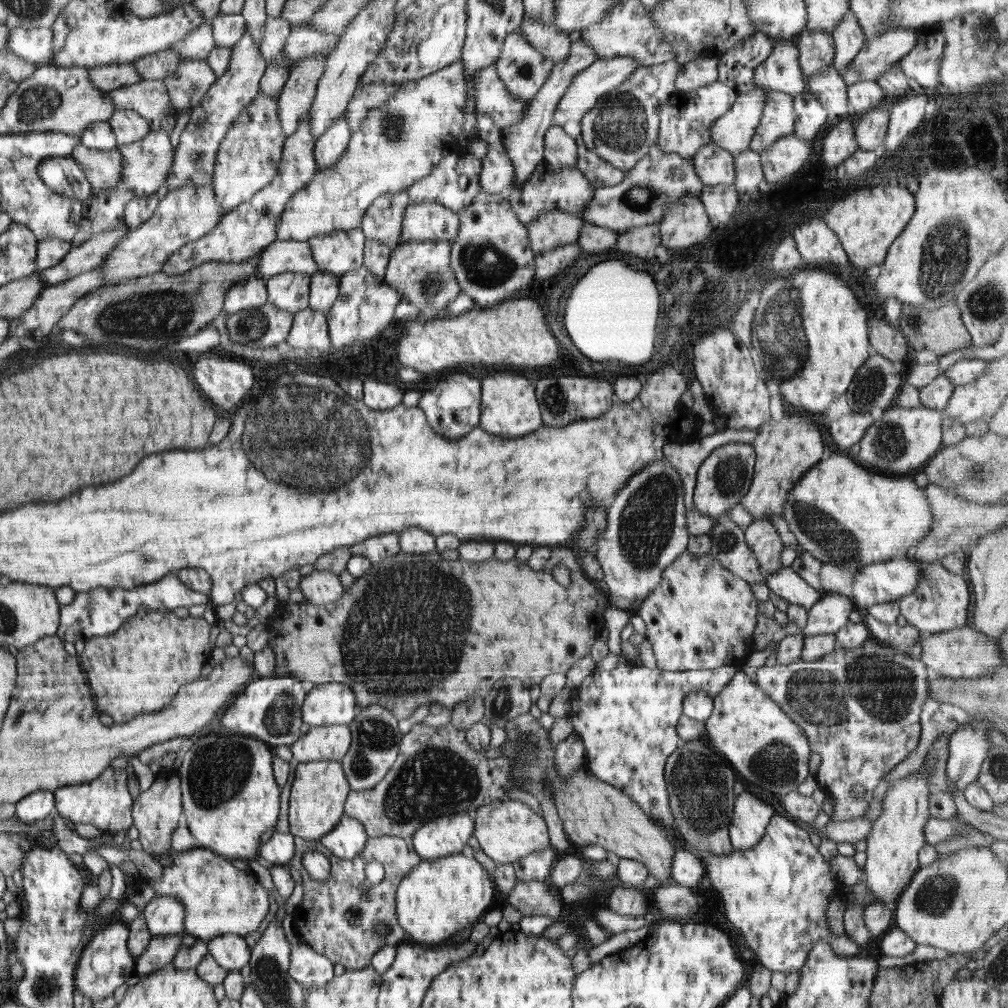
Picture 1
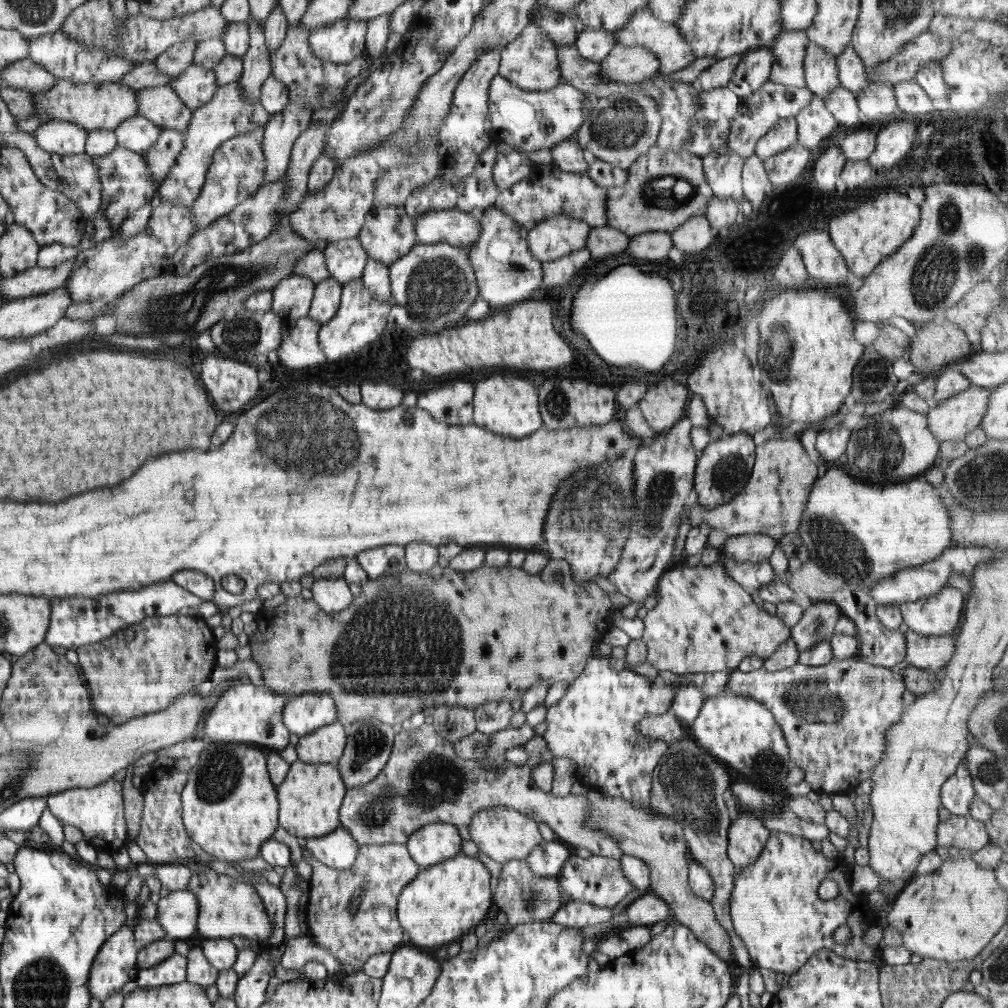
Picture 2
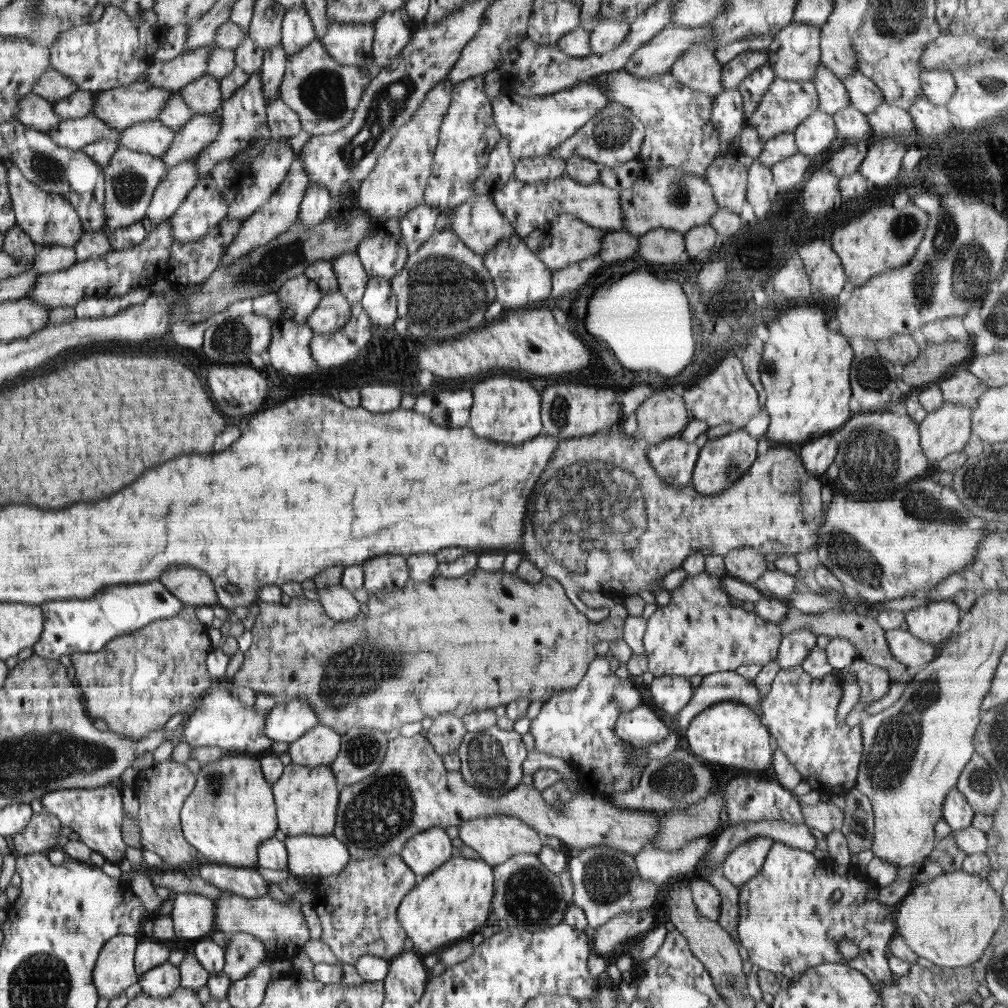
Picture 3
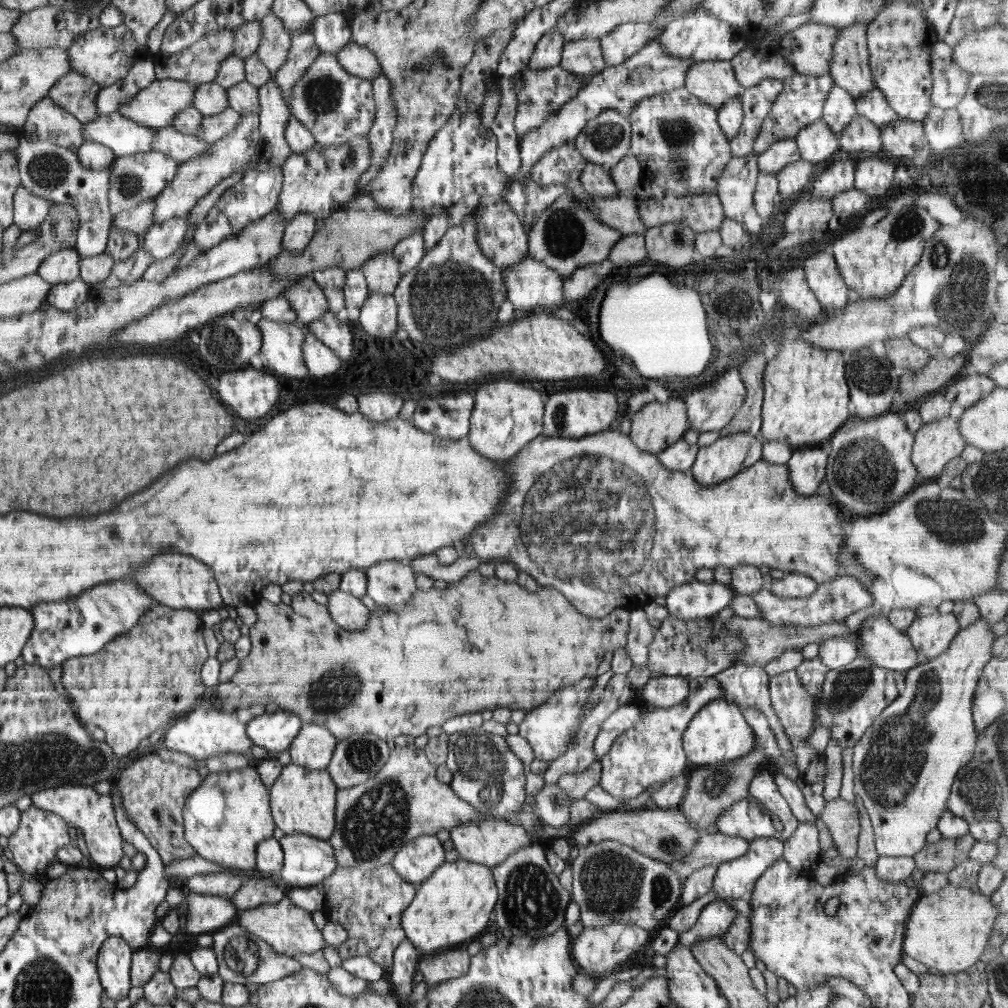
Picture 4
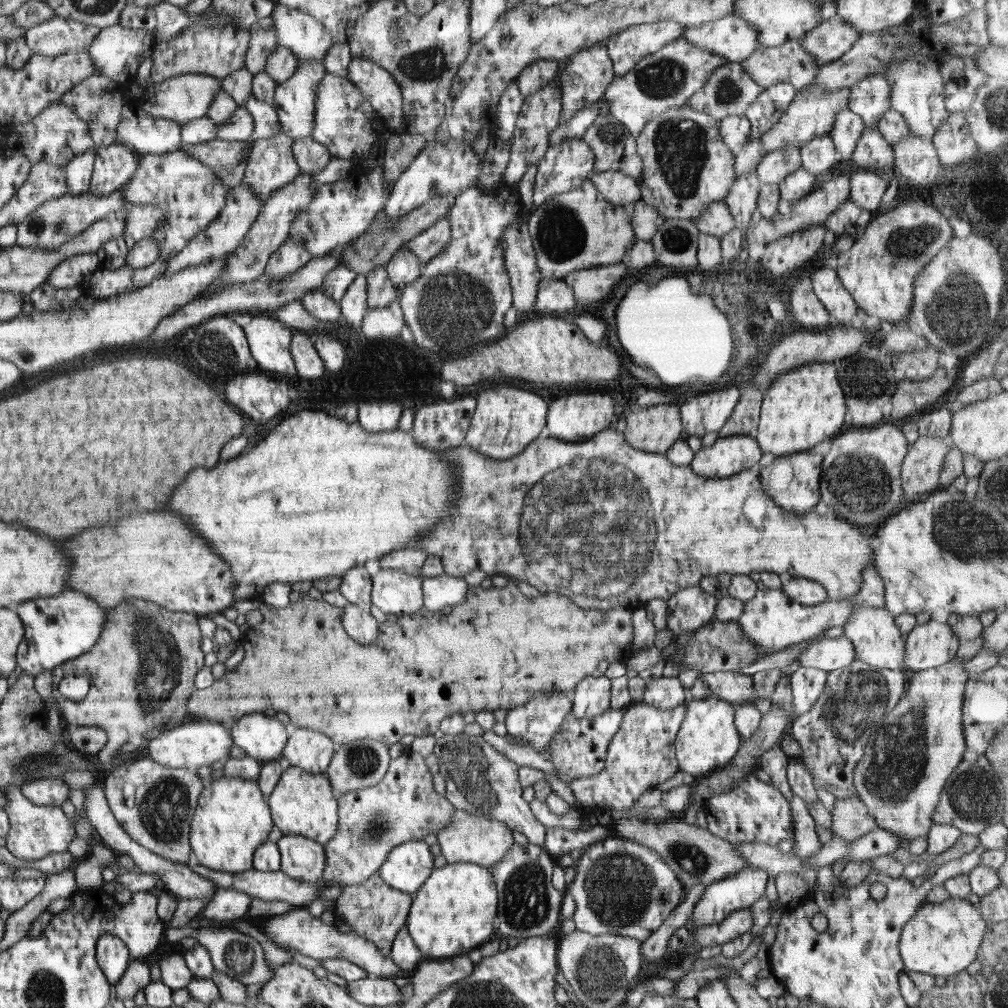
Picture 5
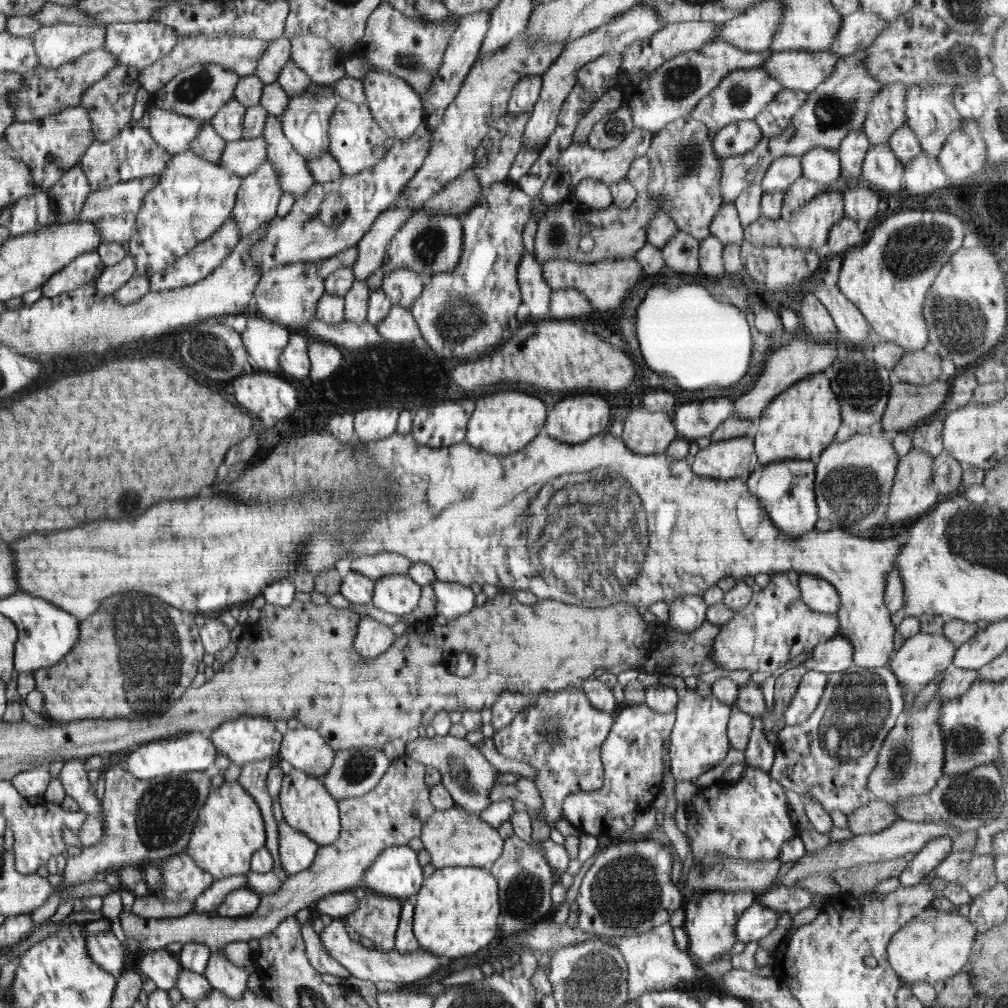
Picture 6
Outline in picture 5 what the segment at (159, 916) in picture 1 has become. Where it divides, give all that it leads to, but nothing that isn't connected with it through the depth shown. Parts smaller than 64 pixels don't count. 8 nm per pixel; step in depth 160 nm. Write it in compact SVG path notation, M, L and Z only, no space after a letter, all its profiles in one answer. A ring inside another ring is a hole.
M217 888L211 896L210 902L206 905L206 909L202 913L204 919L214 920L215 924L224 924L227 921L238 920L248 914L252 897L249 894L236 891L235 889Z

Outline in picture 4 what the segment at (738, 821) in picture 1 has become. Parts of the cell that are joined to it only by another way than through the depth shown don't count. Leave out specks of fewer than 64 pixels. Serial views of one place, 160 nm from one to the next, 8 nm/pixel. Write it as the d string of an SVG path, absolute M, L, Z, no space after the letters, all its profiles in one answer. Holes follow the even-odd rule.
M755 838L750 840L748 853L741 858L718 865L714 876L716 900L750 898L754 885L783 856L784 841L777 838Z

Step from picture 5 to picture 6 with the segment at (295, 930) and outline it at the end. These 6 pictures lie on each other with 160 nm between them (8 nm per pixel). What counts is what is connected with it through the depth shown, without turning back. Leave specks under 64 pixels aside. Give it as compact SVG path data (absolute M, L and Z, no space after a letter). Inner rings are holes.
M333 919L331 924L325 926L318 934L324 948L334 960L347 968L352 976L360 980L369 980L373 984L377 982L393 982L396 985L406 985L419 982L419 980L430 978L434 974L434 970L440 970L443 961L448 962L448 959L441 958L422 948L404 954L396 950L379 951L376 948L368 949L350 939L340 919Z

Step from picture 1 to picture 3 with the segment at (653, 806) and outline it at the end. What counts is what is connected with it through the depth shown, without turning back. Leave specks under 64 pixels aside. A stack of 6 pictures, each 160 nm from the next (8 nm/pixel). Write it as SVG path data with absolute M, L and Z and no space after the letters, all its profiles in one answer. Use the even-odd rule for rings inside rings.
M597 656L576 686L546 697L538 716L531 720L529 732L534 736L538 752L562 758L574 766L584 792L608 799L612 793L635 789L650 762L643 750L632 747L614 732L619 714L642 704L634 681L620 680L605 657Z

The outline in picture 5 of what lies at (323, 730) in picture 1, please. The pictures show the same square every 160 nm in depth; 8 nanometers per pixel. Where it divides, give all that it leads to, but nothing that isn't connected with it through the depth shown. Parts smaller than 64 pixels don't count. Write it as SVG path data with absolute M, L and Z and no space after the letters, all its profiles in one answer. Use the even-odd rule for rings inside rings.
M298 725L291 728L282 755L291 766L320 775L326 773L335 749L329 736Z

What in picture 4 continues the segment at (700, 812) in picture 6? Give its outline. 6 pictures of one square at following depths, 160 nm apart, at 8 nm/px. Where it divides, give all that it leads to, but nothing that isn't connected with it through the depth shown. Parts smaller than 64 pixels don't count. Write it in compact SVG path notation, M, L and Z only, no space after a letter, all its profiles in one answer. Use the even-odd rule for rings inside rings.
M769 767L754 775L746 798L728 807L715 822L718 832L726 836L739 836L749 841L755 838L777 838L785 841L793 835L799 823L786 799L780 794Z

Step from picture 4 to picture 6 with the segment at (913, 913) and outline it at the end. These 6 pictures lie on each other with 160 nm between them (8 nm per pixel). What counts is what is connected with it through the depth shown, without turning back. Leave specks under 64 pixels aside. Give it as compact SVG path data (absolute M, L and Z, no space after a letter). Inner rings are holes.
M930 906L891 937L887 946L887 961L899 976L902 985L945 981L958 974L962 966L969 962L971 946L976 936L978 928L970 923L968 917L961 916L959 910L946 913Z

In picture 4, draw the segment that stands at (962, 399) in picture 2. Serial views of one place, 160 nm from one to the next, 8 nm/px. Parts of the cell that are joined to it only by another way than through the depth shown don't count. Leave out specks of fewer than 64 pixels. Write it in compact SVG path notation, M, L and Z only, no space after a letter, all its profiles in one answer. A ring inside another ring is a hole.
M950 416L932 421L916 432L912 463L918 471L918 484L937 479L944 467L954 458L960 457L967 442L960 435L960 422Z

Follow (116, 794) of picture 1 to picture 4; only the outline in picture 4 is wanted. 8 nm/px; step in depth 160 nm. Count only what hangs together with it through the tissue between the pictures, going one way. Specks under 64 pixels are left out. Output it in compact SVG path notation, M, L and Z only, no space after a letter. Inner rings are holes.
M76 785L52 787L34 793L30 797L34 806L60 815L66 822L70 823L72 828L79 830L80 835L86 840L90 859L95 867L111 869L119 865L121 858L124 856L122 850L124 839L117 825L111 794L102 795L94 791L92 787Z

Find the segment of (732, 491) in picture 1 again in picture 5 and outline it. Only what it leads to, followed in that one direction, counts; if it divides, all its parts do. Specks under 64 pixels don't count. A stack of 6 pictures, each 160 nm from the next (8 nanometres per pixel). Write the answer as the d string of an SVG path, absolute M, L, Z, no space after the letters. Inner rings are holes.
M746 435L728 436L719 438L710 447L703 447L701 450L698 450L689 466L694 471L694 474L697 474L699 477L726 478L746 469L751 470L755 464L758 464L762 454L755 438Z

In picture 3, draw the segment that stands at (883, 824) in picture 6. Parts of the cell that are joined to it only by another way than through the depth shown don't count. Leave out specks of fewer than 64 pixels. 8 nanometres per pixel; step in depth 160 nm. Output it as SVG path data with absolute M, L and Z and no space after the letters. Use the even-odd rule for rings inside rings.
M821 799L814 805L806 805L800 801L805 824L814 827L825 835L841 830L844 824L844 813L833 801Z

